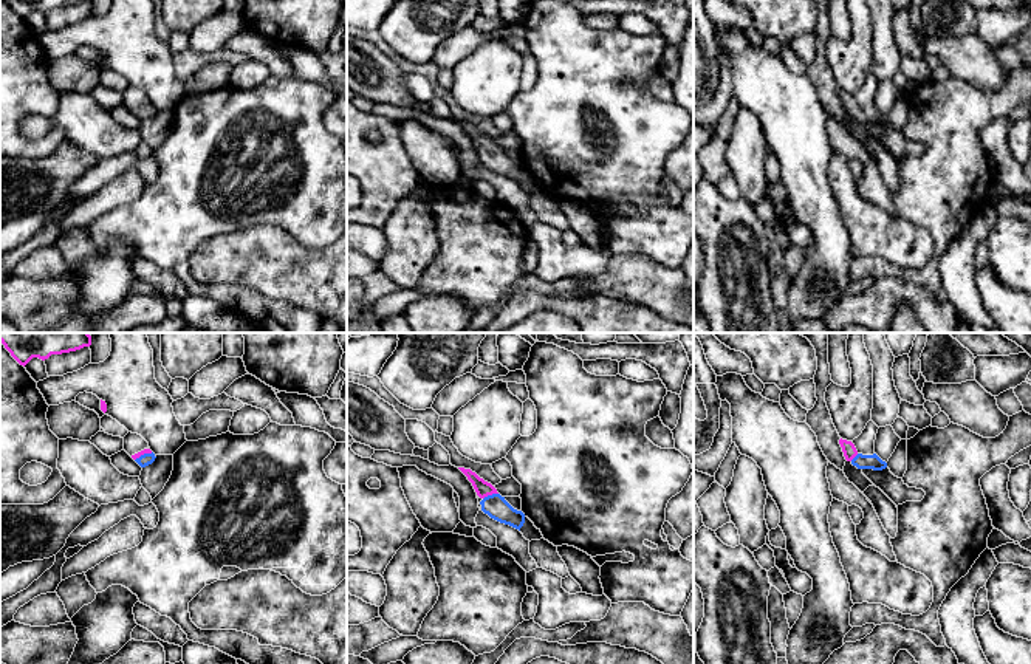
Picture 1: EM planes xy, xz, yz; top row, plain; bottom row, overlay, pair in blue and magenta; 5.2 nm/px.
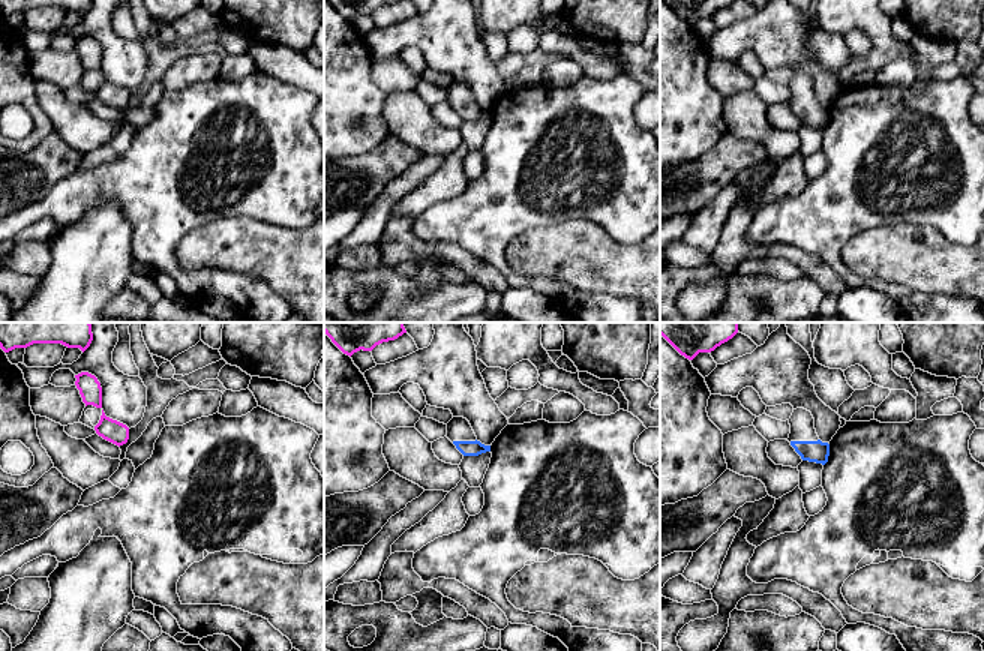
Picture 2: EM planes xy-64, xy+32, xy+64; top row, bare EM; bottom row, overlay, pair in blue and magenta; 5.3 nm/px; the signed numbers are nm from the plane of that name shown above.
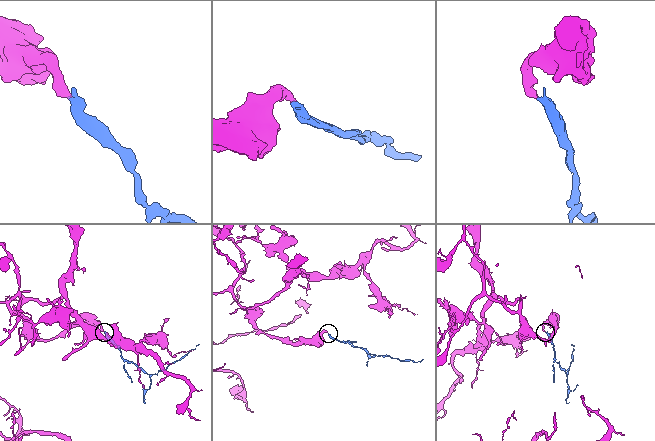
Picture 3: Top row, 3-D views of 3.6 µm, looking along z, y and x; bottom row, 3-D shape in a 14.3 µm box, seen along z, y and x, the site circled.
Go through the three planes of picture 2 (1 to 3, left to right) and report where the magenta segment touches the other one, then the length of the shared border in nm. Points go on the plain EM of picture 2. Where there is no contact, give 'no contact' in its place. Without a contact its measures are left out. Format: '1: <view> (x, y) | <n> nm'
1: no contact
2: no contact
3: no contact

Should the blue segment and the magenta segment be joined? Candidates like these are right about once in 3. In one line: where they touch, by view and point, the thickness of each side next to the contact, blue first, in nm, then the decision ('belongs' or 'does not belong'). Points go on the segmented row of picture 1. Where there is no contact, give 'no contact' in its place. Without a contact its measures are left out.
meets blue in xz at (489, 496); 120 nm thick on the blue side, 80 nm on the other; belongs

